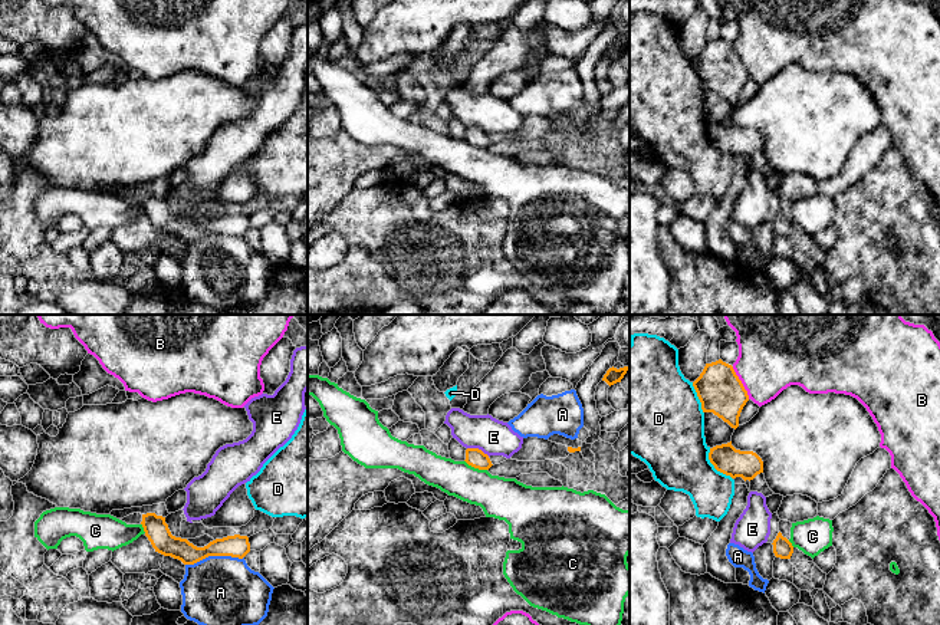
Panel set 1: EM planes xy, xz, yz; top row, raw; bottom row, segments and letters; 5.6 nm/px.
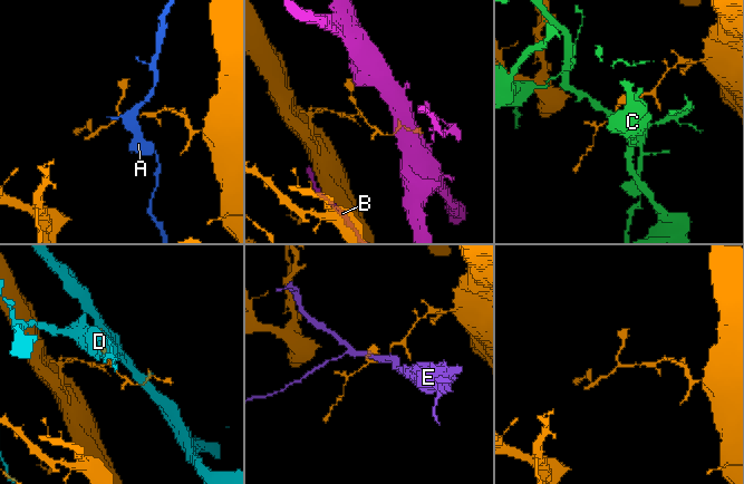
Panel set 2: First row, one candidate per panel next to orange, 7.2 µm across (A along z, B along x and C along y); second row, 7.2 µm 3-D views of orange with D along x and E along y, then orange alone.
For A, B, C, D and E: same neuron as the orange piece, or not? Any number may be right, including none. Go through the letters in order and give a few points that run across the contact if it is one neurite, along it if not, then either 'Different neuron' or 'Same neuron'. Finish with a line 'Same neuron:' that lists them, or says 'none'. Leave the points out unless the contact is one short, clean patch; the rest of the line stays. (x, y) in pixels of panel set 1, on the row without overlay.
A: Different neuron
B: Different neuron
C: Different neuron
D: Different neuron
E: Line: xz (467, 125), (476, 125), (489, 134). Different neuron
Same neuron: none

